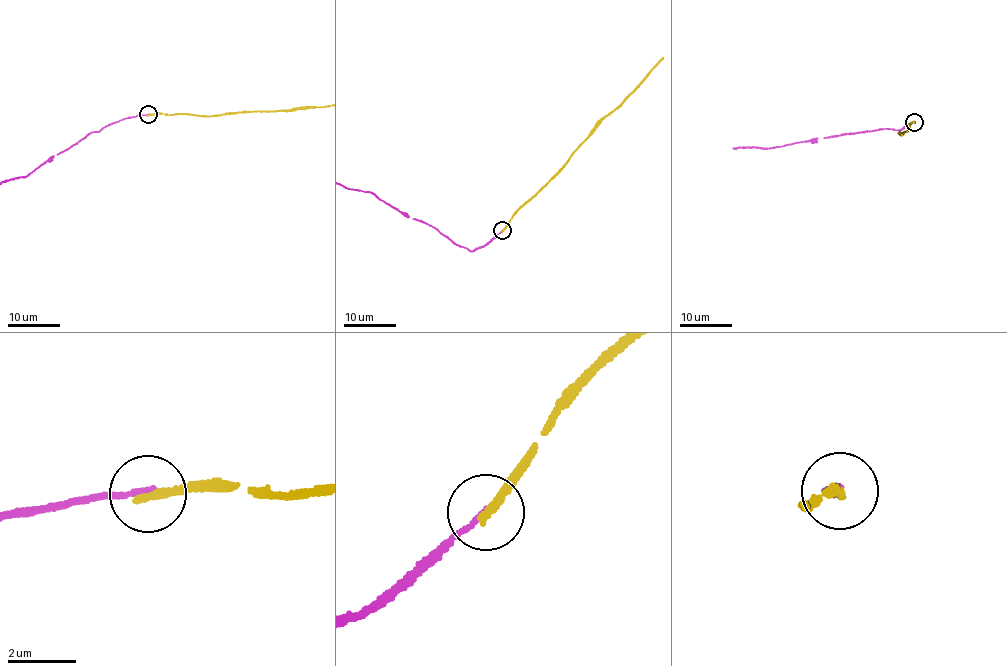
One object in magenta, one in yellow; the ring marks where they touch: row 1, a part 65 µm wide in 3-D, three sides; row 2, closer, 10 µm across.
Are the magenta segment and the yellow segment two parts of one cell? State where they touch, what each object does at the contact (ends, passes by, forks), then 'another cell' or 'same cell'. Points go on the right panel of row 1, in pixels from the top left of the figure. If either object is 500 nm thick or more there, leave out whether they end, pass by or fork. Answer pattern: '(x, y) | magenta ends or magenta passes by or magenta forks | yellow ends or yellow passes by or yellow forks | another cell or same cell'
(914, 122) | magenta ends | yellow ends | same cell

